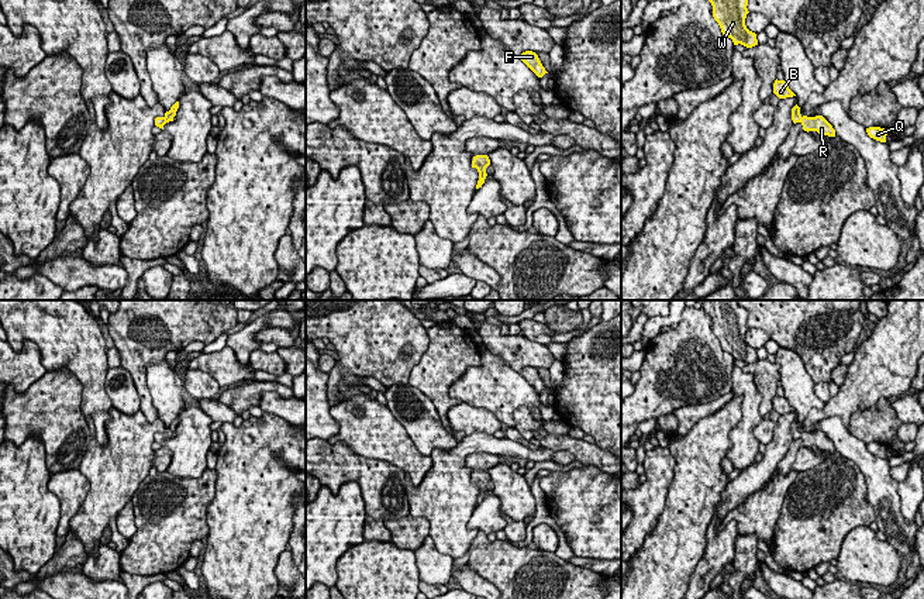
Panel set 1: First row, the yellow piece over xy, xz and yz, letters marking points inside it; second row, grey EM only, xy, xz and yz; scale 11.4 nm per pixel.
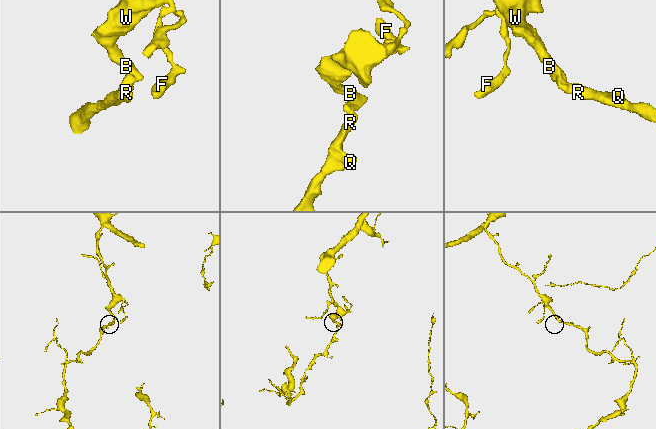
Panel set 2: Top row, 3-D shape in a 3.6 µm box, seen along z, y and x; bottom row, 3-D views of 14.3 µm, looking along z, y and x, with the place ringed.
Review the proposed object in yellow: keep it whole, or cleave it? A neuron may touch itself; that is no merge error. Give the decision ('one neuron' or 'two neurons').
one neuron

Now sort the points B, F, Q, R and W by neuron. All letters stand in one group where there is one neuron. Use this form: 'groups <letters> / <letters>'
groups B F Q R W

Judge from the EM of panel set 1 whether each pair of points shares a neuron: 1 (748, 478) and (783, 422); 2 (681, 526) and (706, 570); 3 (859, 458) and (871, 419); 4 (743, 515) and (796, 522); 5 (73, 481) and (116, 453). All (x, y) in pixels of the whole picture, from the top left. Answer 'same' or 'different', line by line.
1: same
2: different
3: different
4: different
5: different

